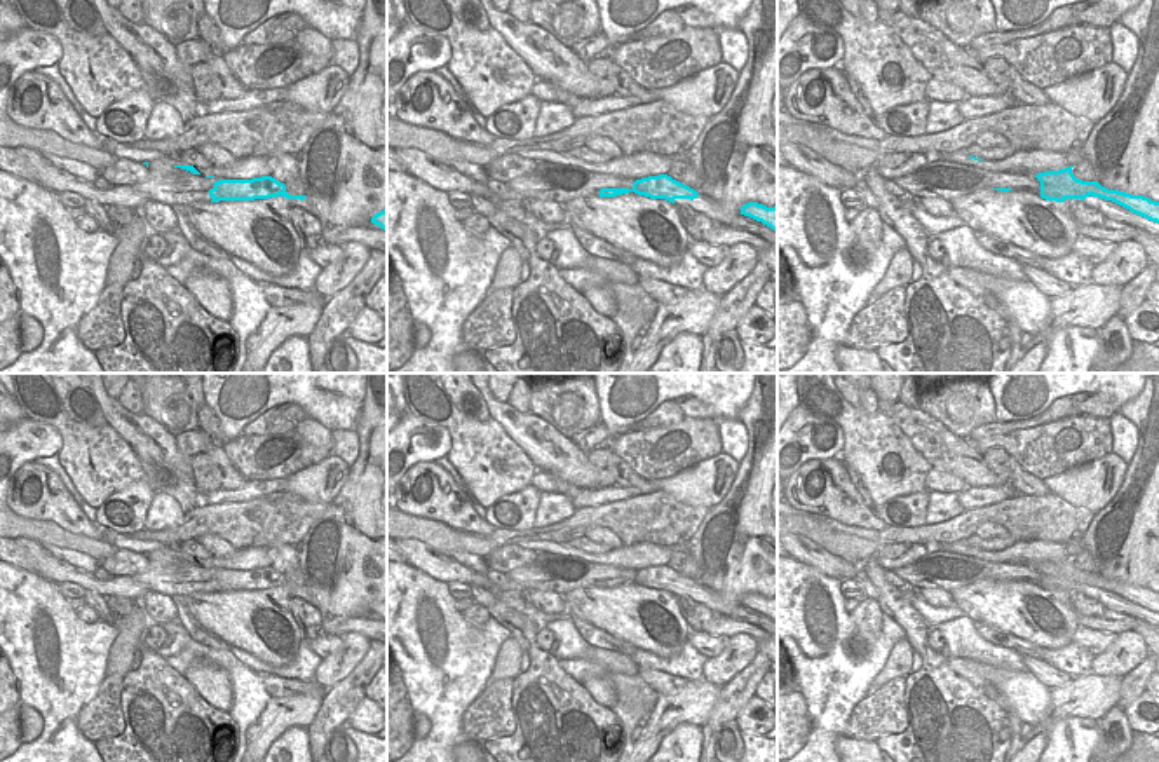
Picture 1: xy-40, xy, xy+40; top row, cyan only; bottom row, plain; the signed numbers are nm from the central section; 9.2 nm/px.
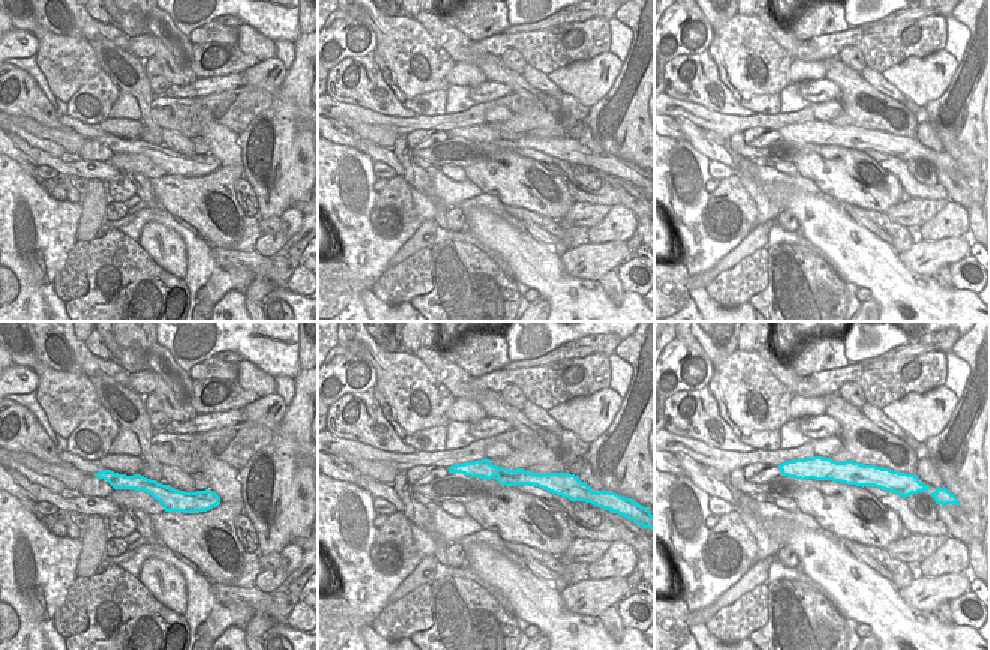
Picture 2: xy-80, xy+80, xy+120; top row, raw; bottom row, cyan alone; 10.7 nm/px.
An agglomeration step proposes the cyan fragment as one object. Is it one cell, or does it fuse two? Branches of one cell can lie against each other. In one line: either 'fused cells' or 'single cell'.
fused cells

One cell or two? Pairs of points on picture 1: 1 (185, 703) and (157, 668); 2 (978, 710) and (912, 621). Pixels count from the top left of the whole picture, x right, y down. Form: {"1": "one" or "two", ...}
{"1": "one", "2": "one"}

